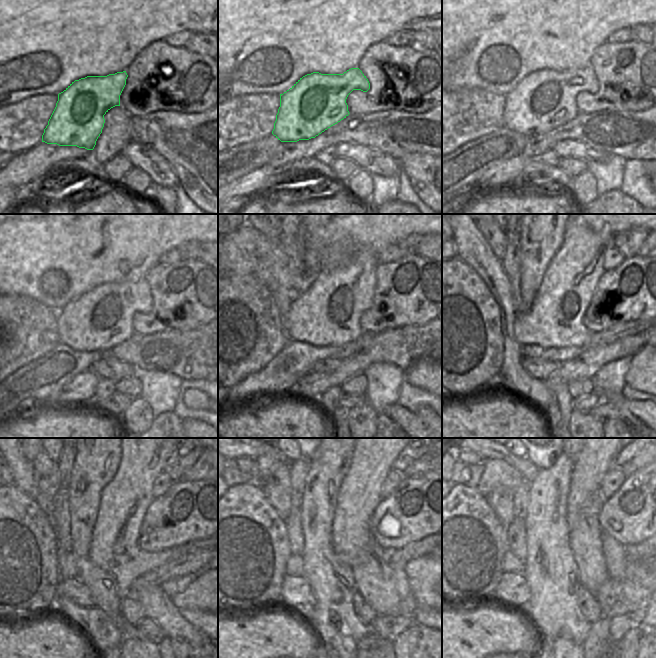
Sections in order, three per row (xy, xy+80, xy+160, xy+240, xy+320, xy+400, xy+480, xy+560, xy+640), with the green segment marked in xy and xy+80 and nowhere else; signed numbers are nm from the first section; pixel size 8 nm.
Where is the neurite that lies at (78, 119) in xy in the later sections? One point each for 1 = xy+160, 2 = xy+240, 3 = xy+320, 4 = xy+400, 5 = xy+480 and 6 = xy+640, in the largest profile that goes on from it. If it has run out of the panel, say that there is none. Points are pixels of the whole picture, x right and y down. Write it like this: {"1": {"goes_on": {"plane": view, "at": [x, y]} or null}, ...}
{"1": {"goes_on": {"plane": "xy+160", "at": [544, 99]}}, "2": {"goes_on": {"plane": "xy+240", "at": [100, 319]}}, "3": {"goes_on": {"plane": "xy+320", "at": [328, 313]}}, "4": {"goes_on": {"plane": "xy+400", "at": [554, 320]}}, "5": {"goes_on": {"plane": "xy+480", "at": [114, 548]}}, "6": {"goes_on": {"plane": "xy+640", "at": [596, 458]}}}

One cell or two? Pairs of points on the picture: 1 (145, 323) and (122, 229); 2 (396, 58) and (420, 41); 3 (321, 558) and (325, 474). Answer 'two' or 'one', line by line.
1: two
2: two
3: one

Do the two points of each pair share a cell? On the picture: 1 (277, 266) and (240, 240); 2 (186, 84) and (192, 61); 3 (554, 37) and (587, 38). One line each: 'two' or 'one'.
1: one
2: one
3: one

